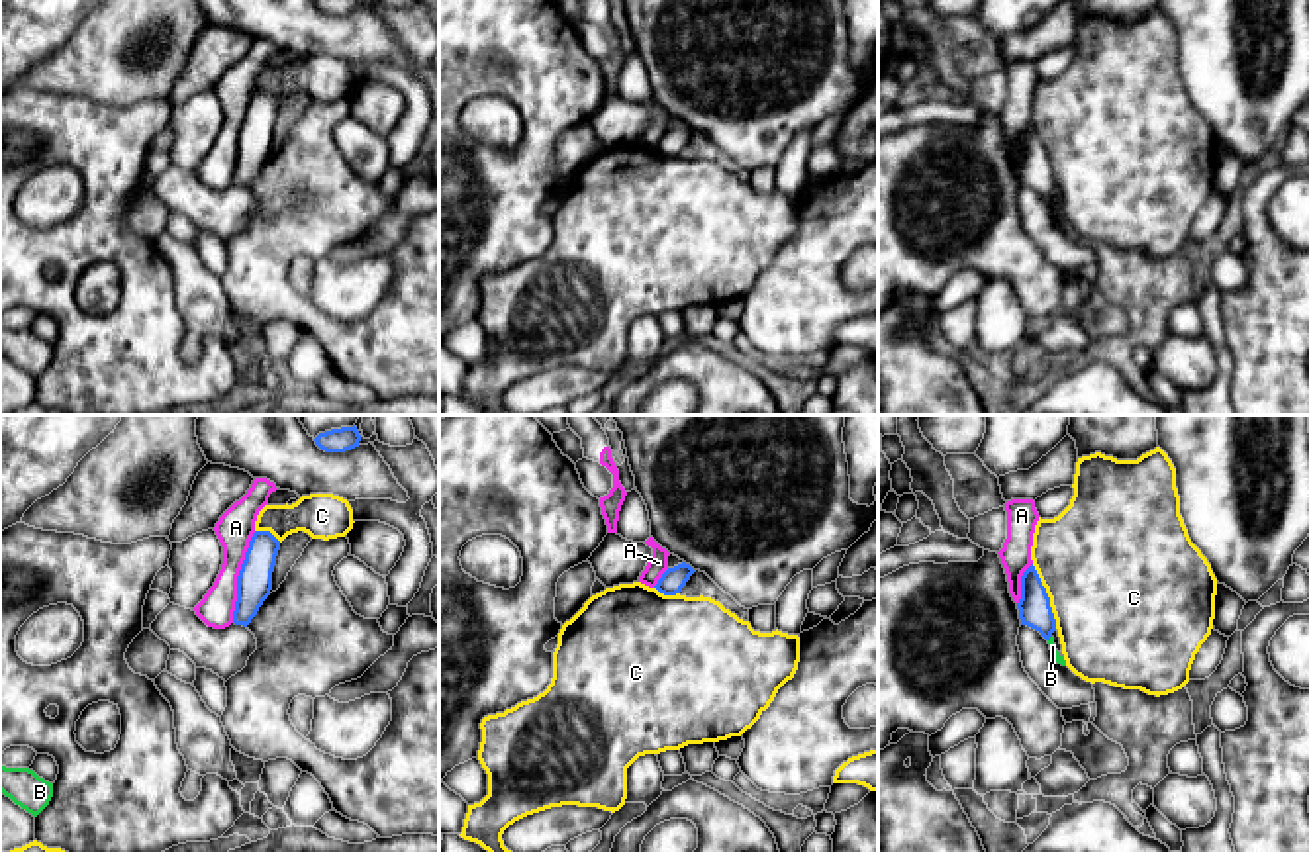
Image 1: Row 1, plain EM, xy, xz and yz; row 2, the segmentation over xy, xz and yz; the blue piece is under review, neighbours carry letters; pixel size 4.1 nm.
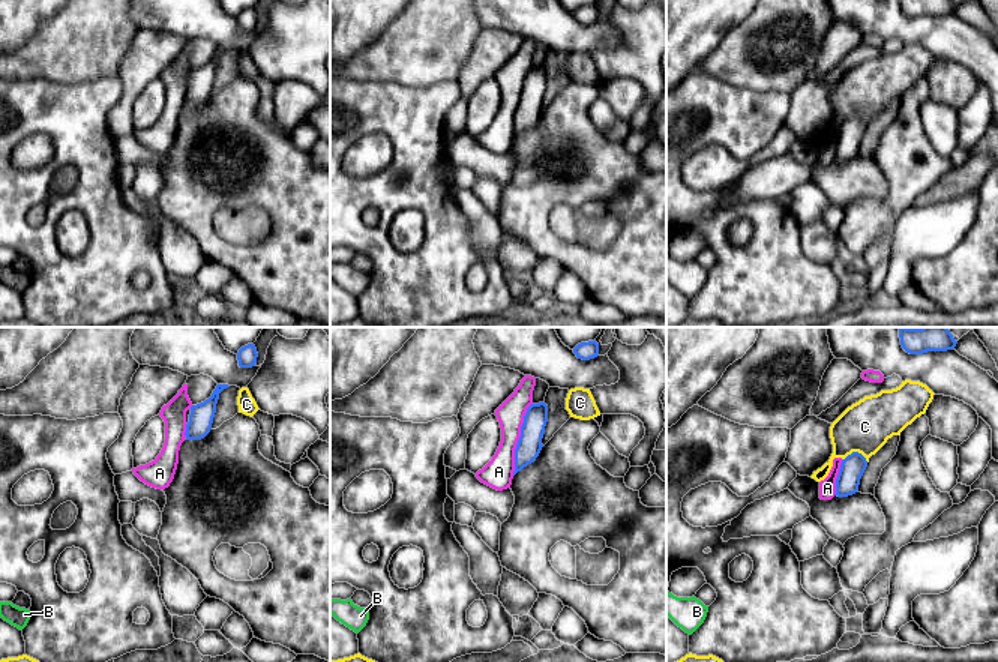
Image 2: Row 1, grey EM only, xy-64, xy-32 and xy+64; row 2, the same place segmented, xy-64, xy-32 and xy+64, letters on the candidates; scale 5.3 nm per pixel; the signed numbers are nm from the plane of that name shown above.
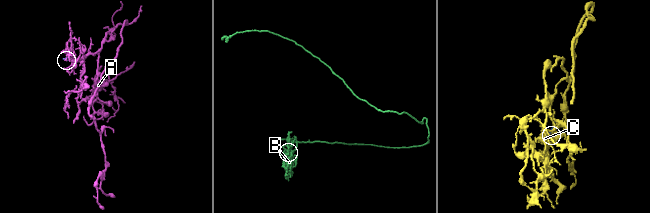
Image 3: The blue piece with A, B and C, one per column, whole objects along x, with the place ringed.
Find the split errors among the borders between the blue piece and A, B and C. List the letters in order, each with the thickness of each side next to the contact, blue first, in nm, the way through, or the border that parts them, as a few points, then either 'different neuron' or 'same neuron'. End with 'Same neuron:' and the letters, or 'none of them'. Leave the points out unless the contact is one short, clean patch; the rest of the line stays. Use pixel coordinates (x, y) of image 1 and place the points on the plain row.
A: 140/150 nm | different neuron
B: 140/30 nm | across yz (1035, 173), (1047, 187), (1049, 200), (1053, 208) | same neuron
C: 140/480 nm | different neuron
Same neuron: B

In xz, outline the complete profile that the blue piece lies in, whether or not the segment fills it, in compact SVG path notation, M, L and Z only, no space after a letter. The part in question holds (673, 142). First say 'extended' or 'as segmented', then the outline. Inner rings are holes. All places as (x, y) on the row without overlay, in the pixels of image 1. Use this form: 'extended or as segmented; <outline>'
as segmented; M682 123L674 129L668 129L654 149L664 157L676 157L682 153L694 133L696 131L690 125Z

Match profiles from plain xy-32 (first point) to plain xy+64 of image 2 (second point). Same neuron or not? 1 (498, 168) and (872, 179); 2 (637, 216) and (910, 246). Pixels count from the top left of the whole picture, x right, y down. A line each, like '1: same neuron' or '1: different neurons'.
1: same neuron
2: different neurons

